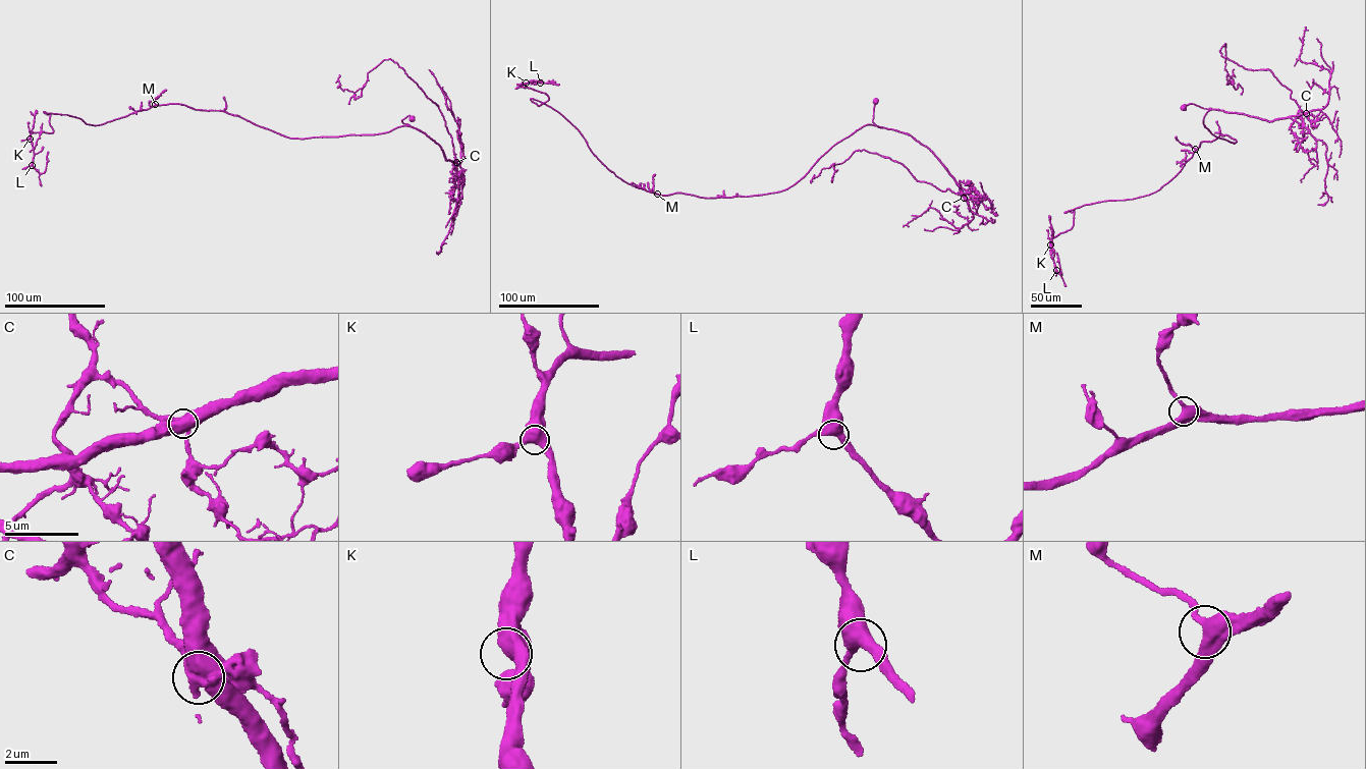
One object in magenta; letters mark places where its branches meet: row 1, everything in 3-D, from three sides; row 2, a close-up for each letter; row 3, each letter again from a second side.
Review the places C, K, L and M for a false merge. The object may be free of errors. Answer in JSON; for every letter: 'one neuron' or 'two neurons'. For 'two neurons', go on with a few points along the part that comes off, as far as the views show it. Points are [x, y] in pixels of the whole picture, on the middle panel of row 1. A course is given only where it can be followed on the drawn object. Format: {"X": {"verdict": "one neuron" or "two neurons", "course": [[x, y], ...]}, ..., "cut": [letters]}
{"C": {"verdict": "two neurons", "course": [[964, 198], [948, 188], [941, 190], [920, 181], [903, 164], [864, 150], [823, 168], [810, 181]]}, "K": {"verdict": "one neuron"}, "L": {"verdict": "one neuron"}, "M": {"verdict": "one neuron"}, "cut": ["C"]}

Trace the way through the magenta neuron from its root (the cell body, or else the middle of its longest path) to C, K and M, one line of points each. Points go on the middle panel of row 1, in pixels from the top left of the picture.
C: (875, 101), (873, 122), (909, 134), (929, 149), (954, 179), (964, 198)
K: (875, 101), (872, 121), (884, 127), (861, 127), (787, 188), (708, 198), (621, 180), (526, 83)
M: (875, 101), (872, 121), (884, 127), (868, 124), (861, 127), (834, 145), (786, 188), (725, 198), (657, 194)

